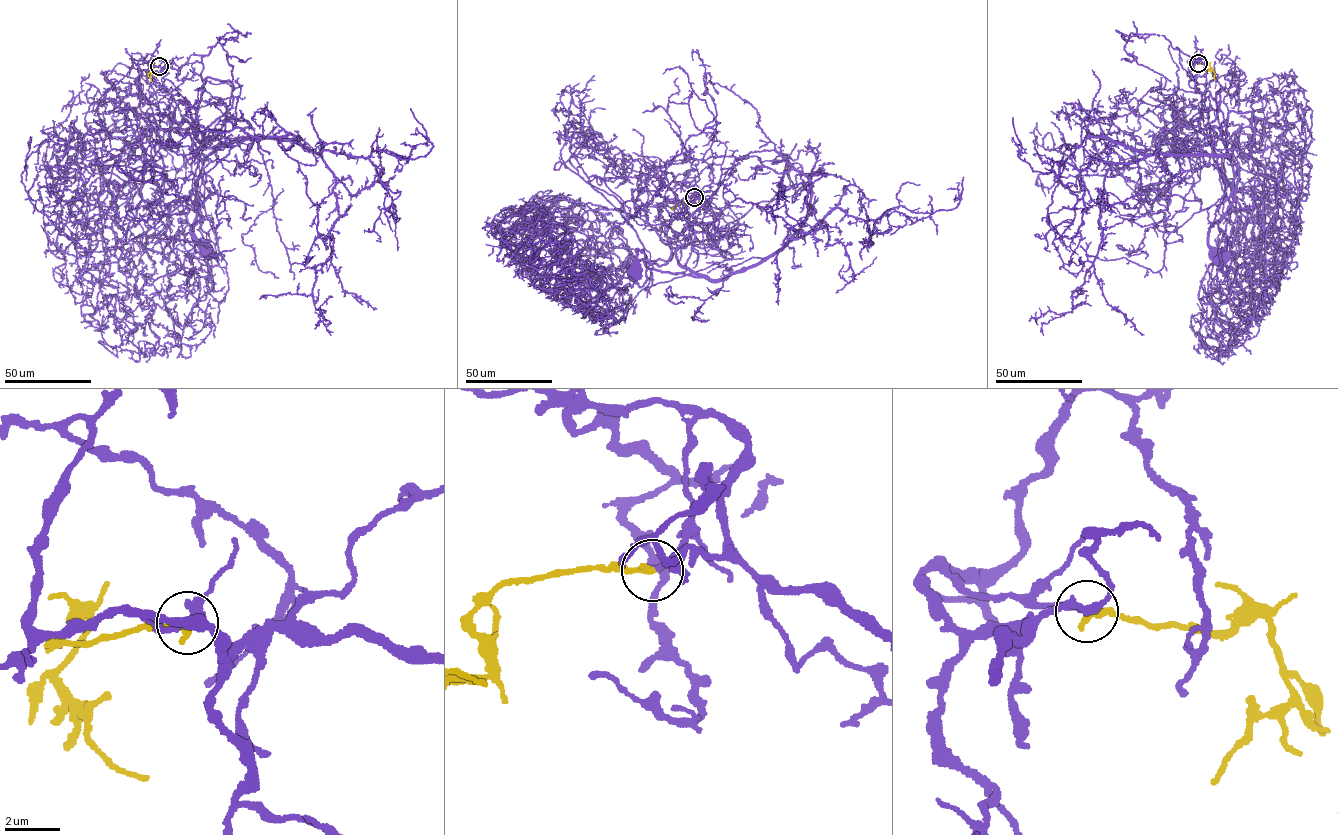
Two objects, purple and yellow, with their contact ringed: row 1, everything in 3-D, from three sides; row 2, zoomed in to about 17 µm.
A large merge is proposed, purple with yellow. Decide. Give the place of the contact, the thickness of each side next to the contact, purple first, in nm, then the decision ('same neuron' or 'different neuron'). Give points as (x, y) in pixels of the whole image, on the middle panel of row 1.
place (694, 197); calibres 180 and 280 nm; same neuron

